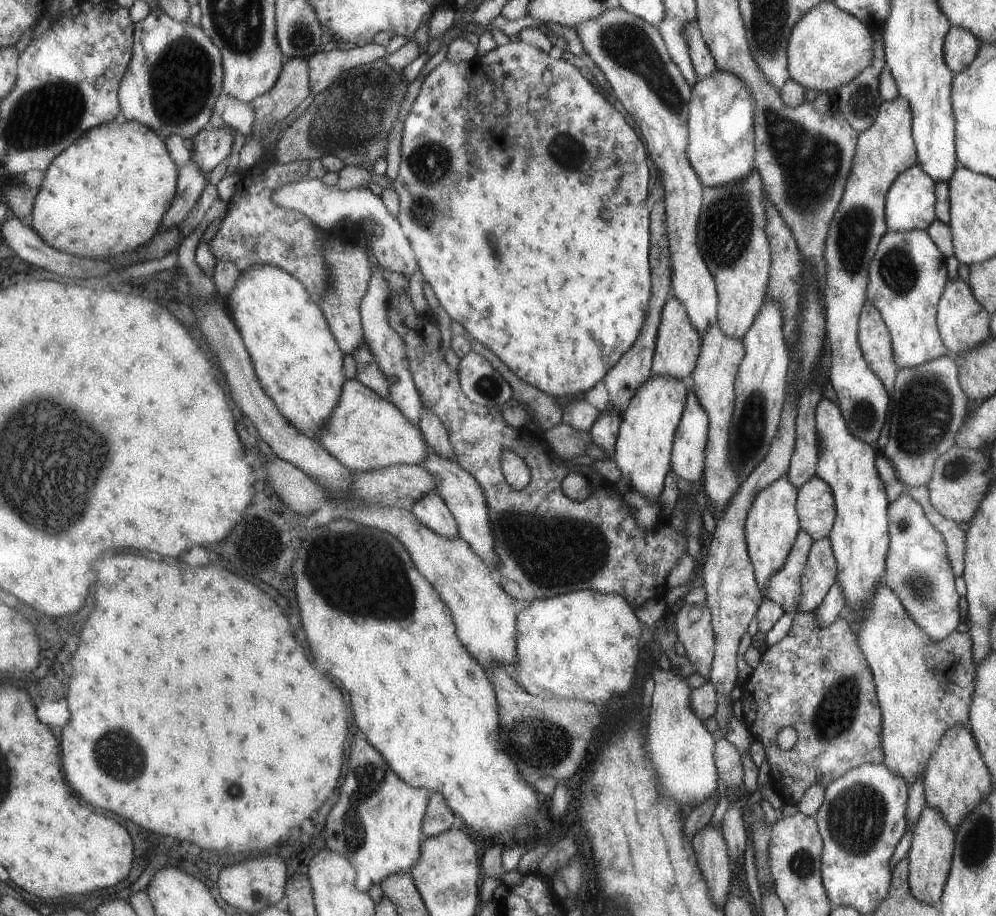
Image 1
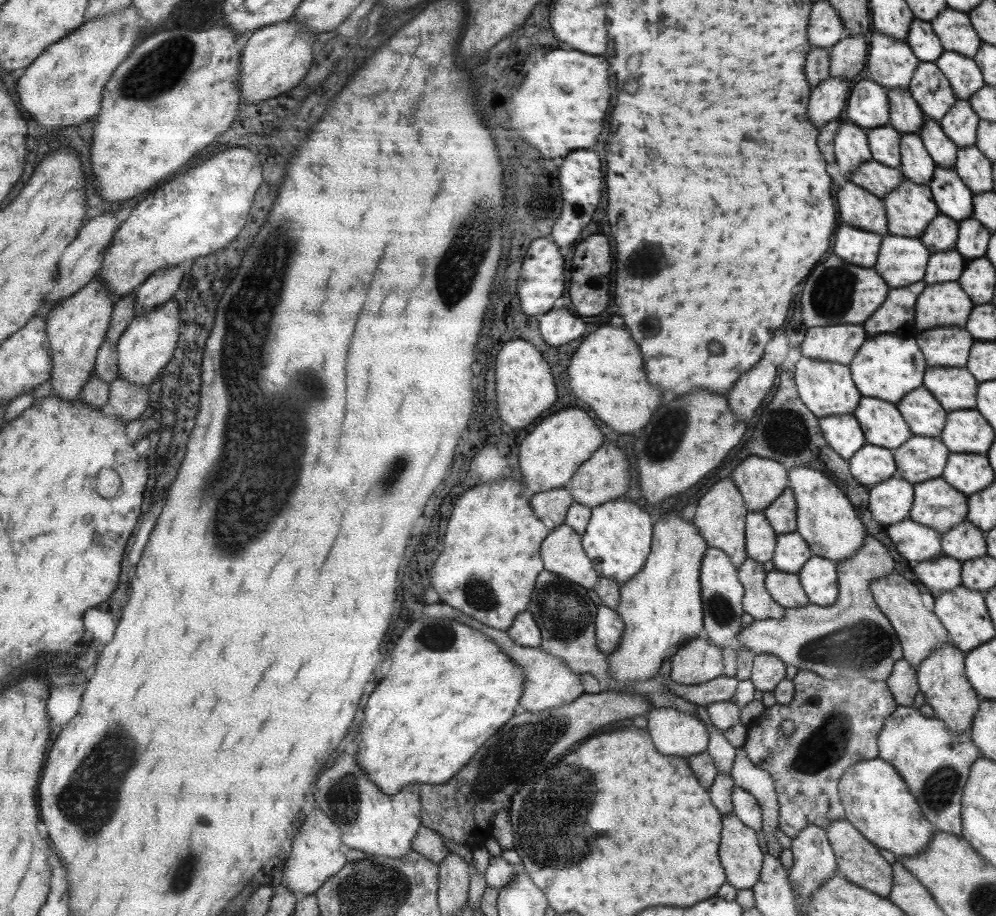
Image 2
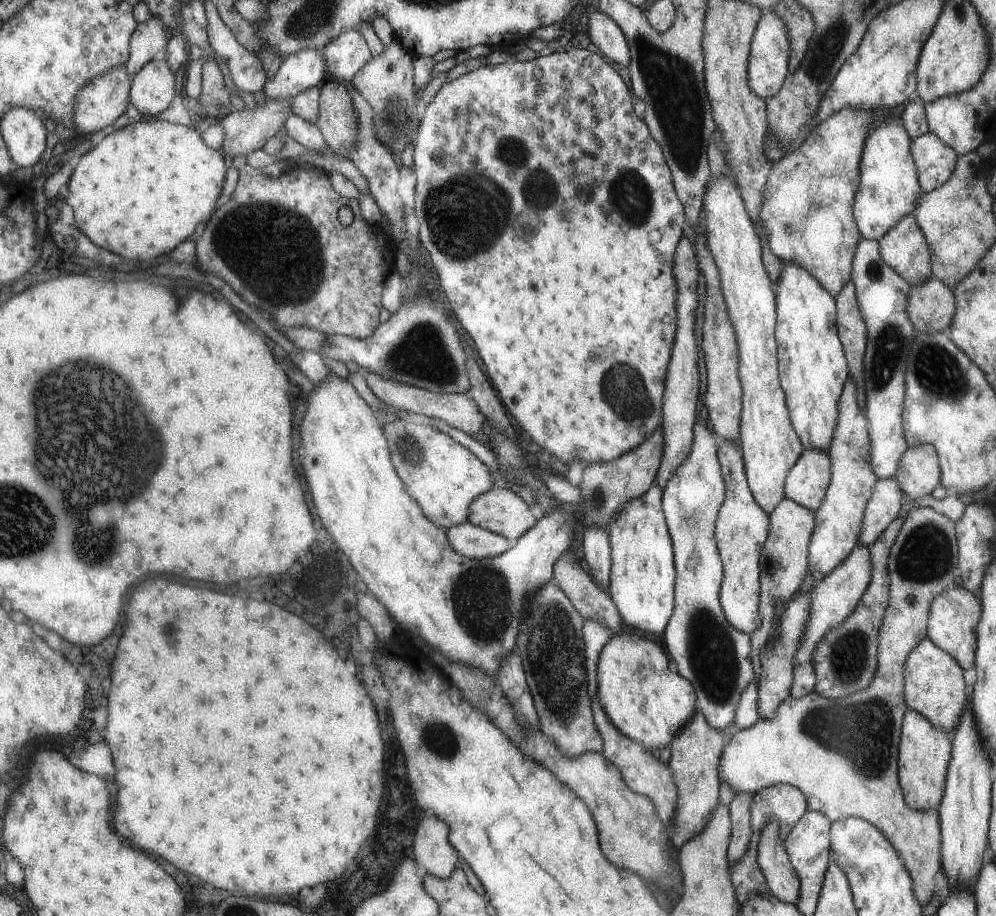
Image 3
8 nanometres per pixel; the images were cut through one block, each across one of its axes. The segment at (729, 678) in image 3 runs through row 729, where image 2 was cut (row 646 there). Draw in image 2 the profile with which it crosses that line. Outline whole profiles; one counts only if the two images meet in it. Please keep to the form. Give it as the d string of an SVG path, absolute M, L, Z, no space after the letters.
M708 547L703 557L702 572L700 573L702 583L702 596L706 616L703 618L704 632L708 634L708 641L714 646L723 648L734 644L734 641L742 631L740 616L742 612L742 596L744 586L739 580L739 570L731 562L730 556L725 551Z

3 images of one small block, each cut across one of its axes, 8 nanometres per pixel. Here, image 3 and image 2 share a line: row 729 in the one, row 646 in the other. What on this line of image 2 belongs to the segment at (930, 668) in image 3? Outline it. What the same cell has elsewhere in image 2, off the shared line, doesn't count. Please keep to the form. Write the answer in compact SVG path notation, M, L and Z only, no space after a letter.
M951 642L932 650L917 670L919 690L929 704L936 717L942 719L952 733L962 733L971 729L976 713L979 712L980 701L978 692L971 685L966 671L966 654Z

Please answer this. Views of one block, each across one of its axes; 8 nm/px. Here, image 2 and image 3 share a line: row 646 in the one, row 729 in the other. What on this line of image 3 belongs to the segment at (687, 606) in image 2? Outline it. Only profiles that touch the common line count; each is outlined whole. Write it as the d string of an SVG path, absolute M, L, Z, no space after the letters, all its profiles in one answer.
M618 633L610 637L598 657L595 683L599 701L614 726L617 726L622 734L628 735L628 738L642 743L645 749L661 750L669 744L679 734L680 729L691 721L692 715L698 708L693 684L678 672L672 672L668 656L662 652L662 648L652 640L640 638L640 634Z

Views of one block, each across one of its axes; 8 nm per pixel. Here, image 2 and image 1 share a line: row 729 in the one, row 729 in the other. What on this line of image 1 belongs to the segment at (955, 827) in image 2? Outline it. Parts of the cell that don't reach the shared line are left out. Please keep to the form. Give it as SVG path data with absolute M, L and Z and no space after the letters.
M883 581L866 602L858 626L857 642L874 672L883 709L880 736L884 764L909 785L914 784L923 776L927 762L939 749L947 730L958 724L971 730L971 698L976 686L971 634L954 630L944 640L934 642L908 614L899 595Z

